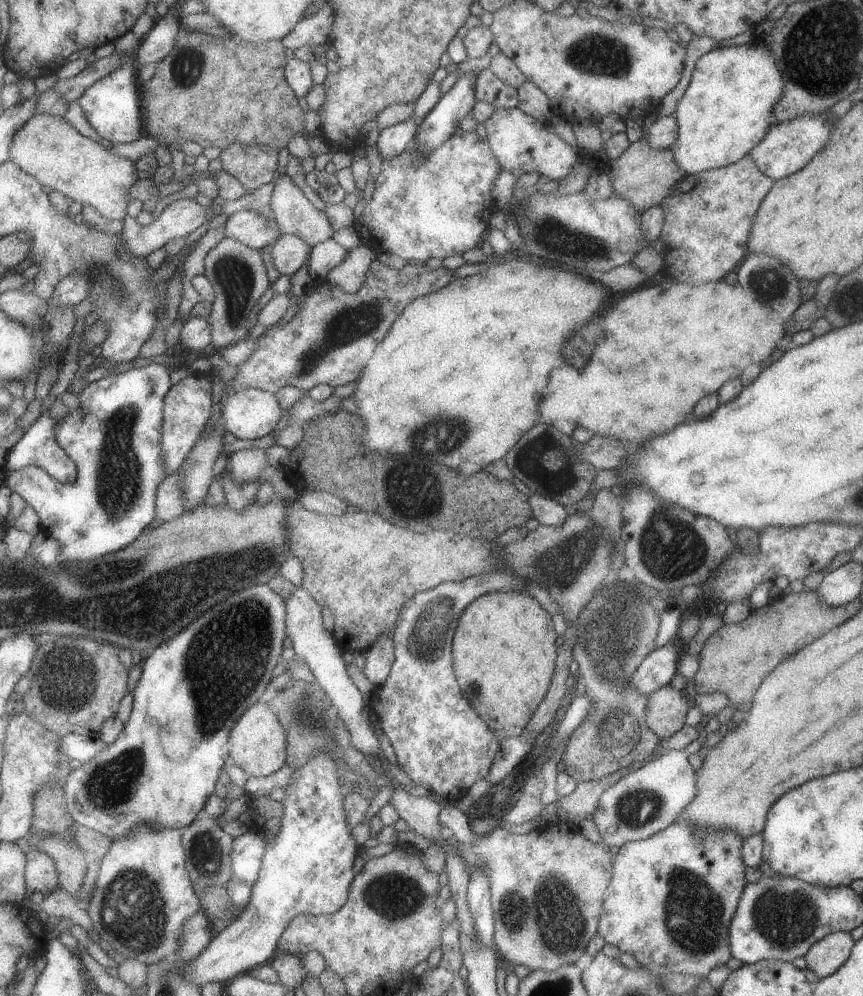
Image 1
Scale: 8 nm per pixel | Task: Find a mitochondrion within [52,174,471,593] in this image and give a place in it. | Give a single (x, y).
(120, 475)

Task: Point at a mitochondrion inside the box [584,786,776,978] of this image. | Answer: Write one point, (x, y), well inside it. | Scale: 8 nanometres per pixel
(694, 912)

